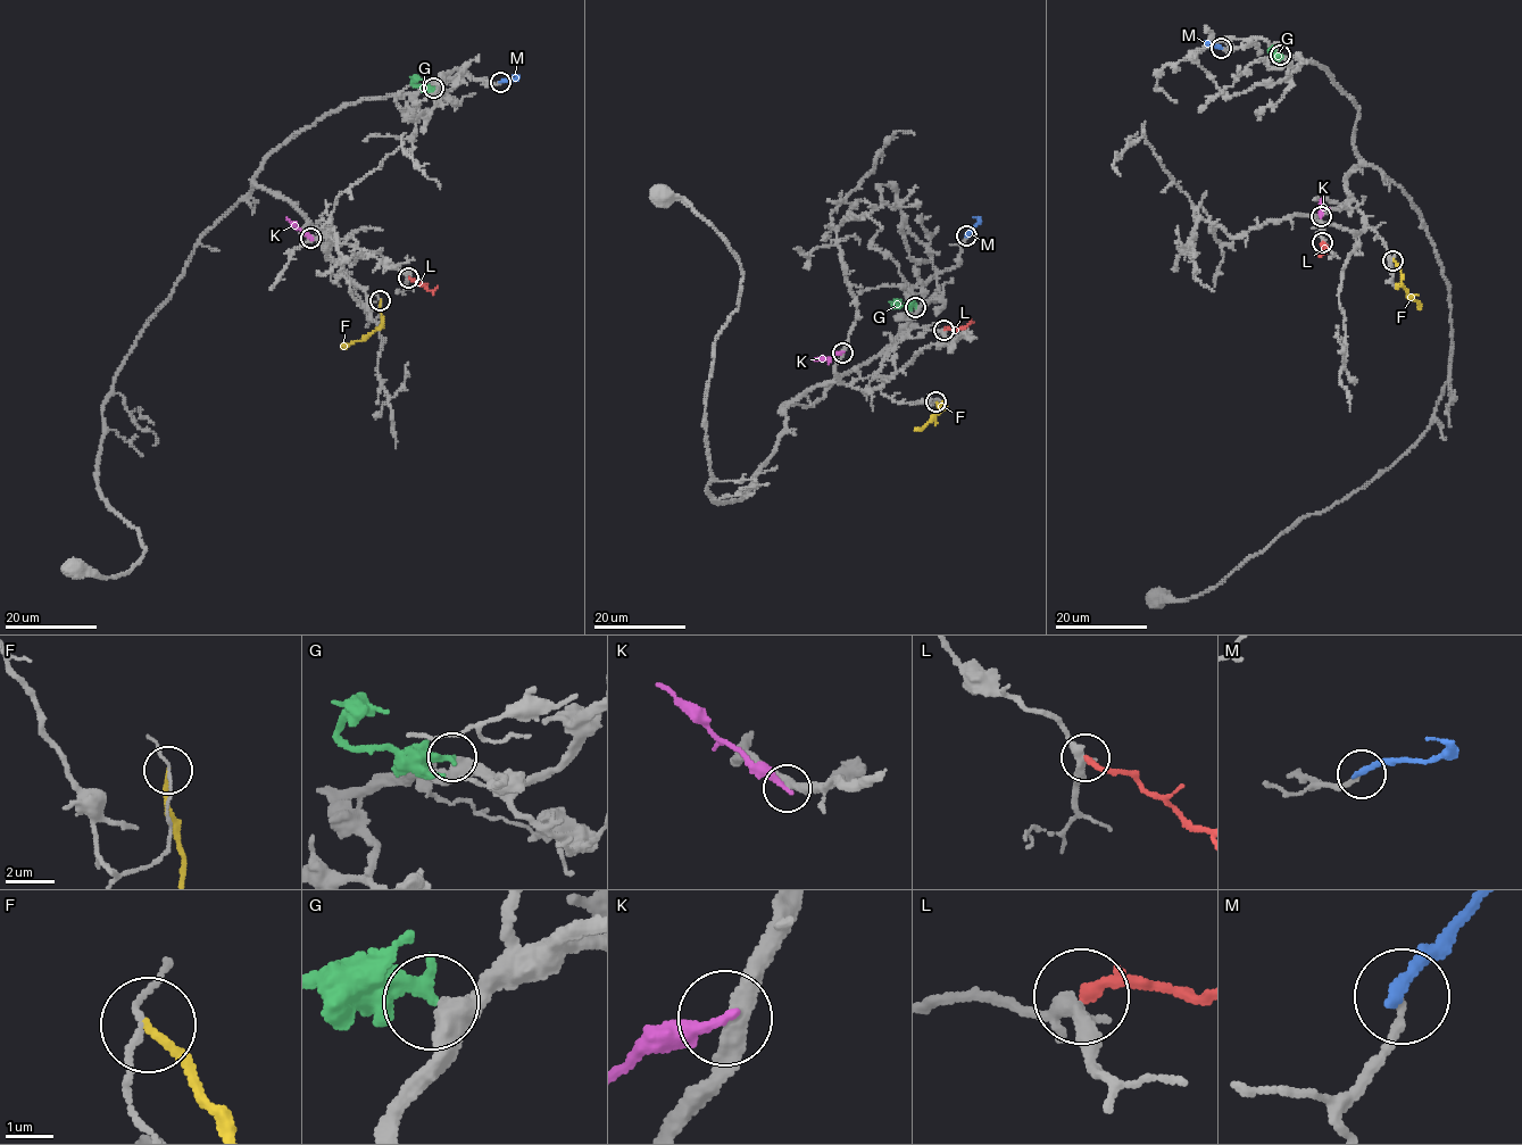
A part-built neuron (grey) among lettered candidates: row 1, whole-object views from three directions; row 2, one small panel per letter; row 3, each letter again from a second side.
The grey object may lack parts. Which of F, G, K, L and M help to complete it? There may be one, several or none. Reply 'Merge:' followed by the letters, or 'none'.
Merge: G

